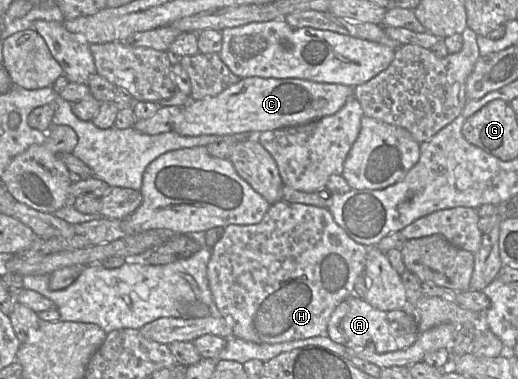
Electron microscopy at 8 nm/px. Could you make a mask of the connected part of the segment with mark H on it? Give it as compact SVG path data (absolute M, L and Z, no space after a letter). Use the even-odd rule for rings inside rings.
M280 200L270 206L263 219L253 225L228 225L219 241L214 245L207 266L209 288L213 295L215 310L220 313L232 328L232 336L258 344L275 344L326 335L329 318L336 307L354 295L354 284L358 276L364 274L367 247L351 239L334 221L327 208L313 205L289 203Z

